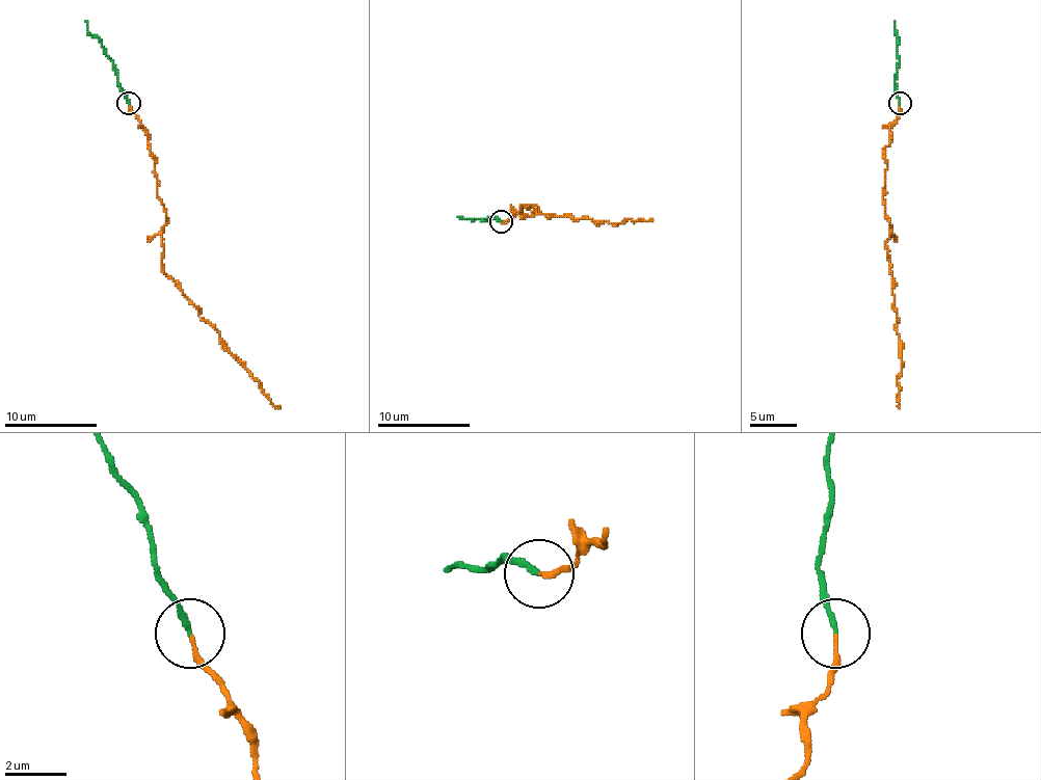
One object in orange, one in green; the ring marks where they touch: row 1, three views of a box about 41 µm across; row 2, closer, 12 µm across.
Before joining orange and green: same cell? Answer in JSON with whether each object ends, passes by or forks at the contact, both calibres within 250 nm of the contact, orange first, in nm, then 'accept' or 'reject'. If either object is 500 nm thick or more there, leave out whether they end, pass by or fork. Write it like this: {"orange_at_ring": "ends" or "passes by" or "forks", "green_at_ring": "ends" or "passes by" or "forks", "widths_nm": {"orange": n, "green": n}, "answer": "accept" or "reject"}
{"orange_at_ring": "ends", "green_at_ring": "ends", "widths_nm": {"orange": 130, "green": 170}, "answer": "accept"}

